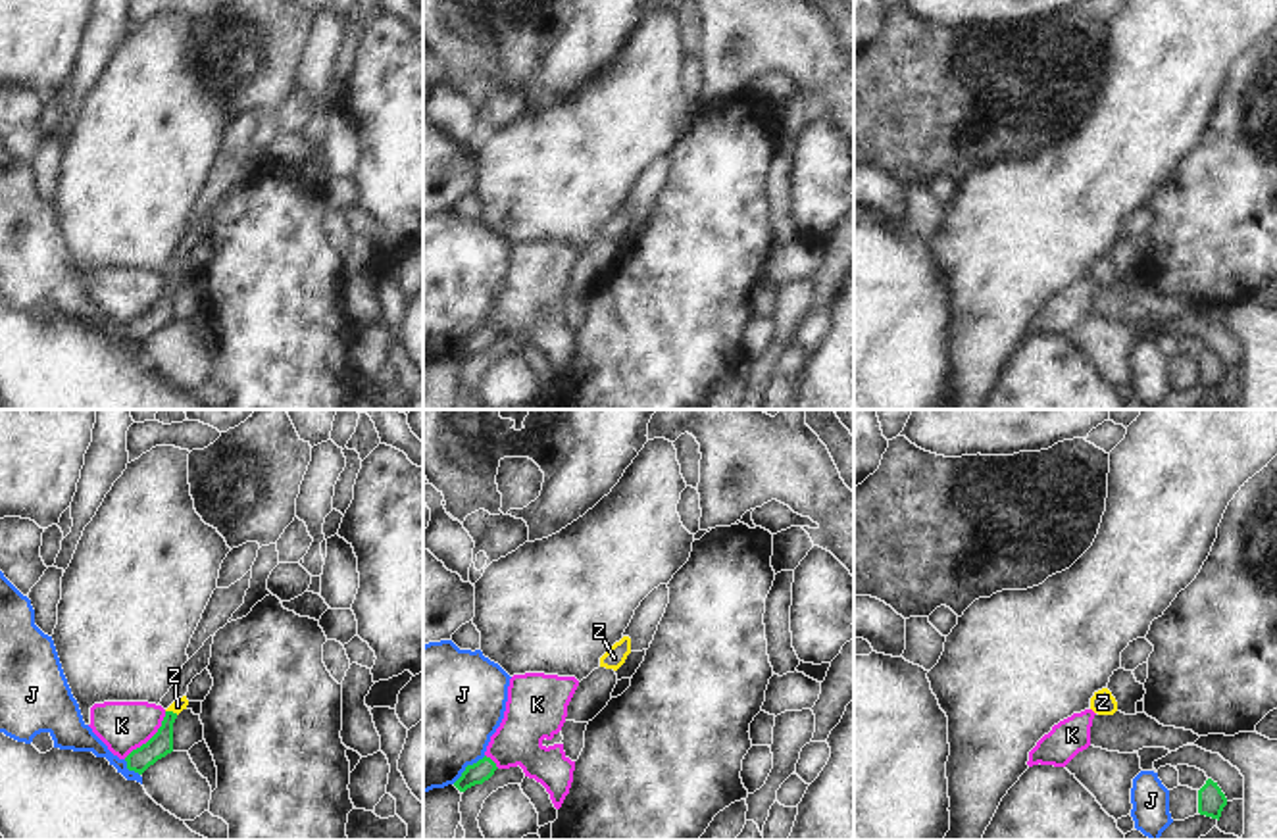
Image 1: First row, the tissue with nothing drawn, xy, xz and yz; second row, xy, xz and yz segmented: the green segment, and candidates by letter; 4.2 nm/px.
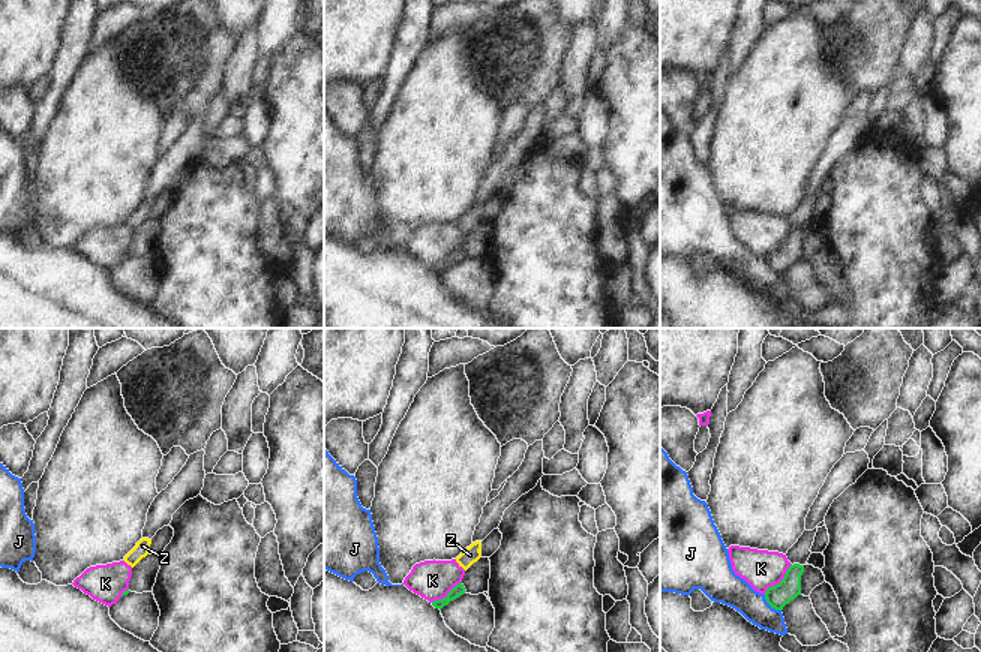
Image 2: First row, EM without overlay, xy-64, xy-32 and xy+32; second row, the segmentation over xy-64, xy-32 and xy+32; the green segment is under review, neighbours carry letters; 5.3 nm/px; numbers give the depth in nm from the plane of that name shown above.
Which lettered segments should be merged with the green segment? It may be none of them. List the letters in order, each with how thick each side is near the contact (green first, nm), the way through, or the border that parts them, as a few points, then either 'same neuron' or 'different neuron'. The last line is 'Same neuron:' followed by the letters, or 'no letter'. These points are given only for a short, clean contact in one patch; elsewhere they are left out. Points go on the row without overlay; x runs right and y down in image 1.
J: 90/500 nm | different neuron
K: 100/200 nm | different neuron
Z: 100/60 nm | across xy (160, 314), (172, 281), (177, 275) | same neuron
Same neuron: Z

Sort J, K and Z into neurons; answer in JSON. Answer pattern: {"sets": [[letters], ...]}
{"sets": [["J"], ["K"], ["Z"]]}

